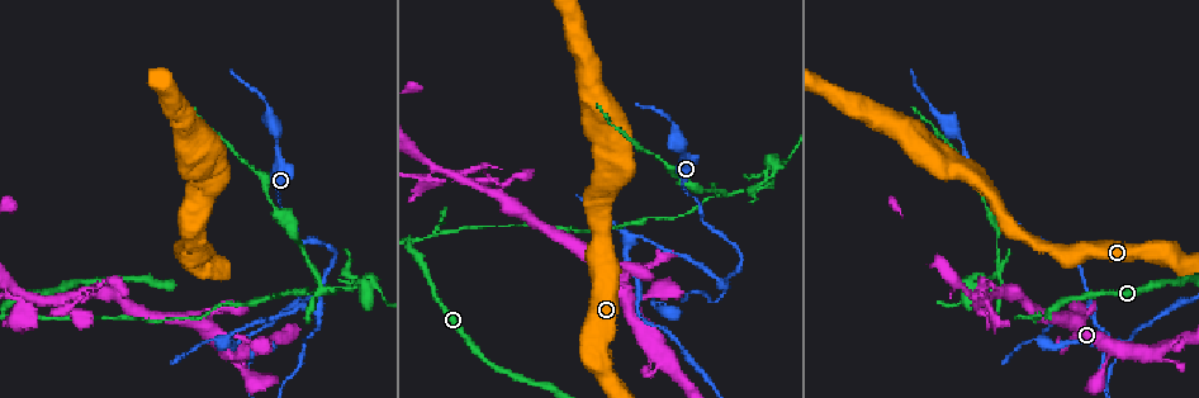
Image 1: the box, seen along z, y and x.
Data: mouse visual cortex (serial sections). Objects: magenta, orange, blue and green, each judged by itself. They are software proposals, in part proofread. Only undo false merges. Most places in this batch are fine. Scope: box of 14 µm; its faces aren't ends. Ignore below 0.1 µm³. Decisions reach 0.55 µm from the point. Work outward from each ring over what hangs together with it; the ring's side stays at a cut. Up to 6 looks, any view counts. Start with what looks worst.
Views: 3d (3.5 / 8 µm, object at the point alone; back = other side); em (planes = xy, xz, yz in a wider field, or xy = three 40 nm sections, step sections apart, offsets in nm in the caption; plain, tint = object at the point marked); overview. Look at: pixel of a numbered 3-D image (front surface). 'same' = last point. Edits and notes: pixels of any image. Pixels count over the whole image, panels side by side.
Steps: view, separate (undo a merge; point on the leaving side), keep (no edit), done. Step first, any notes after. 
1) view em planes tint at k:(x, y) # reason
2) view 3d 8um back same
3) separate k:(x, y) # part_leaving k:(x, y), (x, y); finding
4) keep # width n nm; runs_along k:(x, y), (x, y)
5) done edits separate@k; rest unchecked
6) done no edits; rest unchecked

view 3d 8um at 1:(1087, 304) # two arms in line, one across

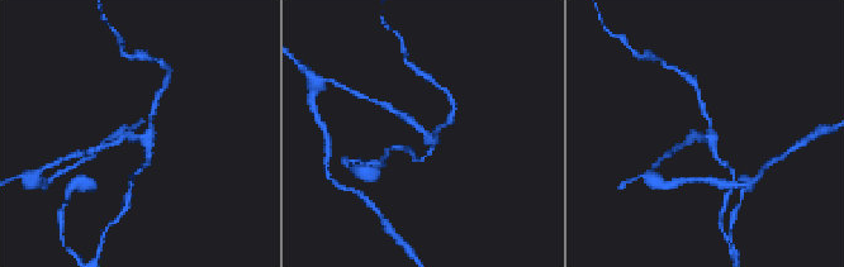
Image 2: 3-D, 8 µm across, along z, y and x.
view 3d 3.5um at 2:(430, 137) # closer look

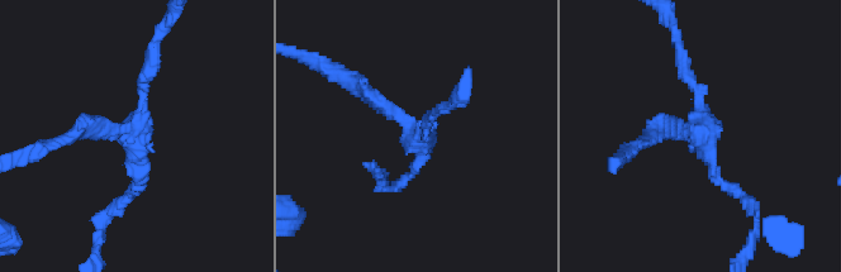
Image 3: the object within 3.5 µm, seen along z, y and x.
separate 3:(735, 187) # arms 3; part_leaving 3:(706, 151), (712, 171), (754, 209), (751, 241); a second cell is stuck on

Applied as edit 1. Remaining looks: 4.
view overview

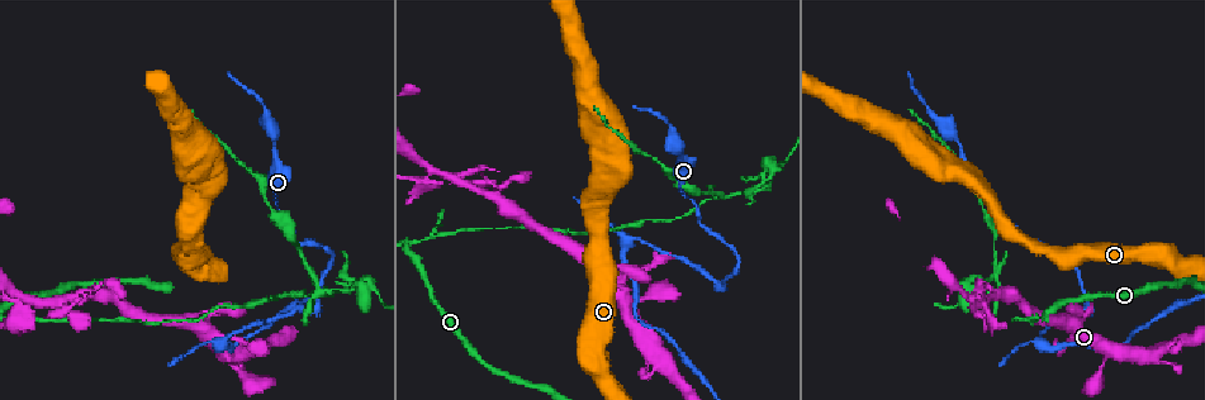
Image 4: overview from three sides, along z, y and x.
view 3d 3.5um at 4:(5, 315) # sharp bend

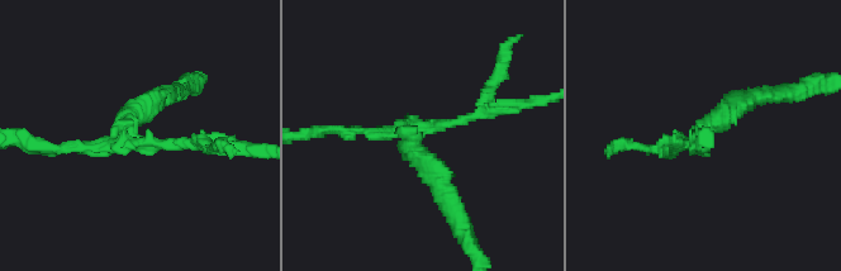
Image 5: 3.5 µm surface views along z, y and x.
view em xy step 3 tint at 5:(692, 141)

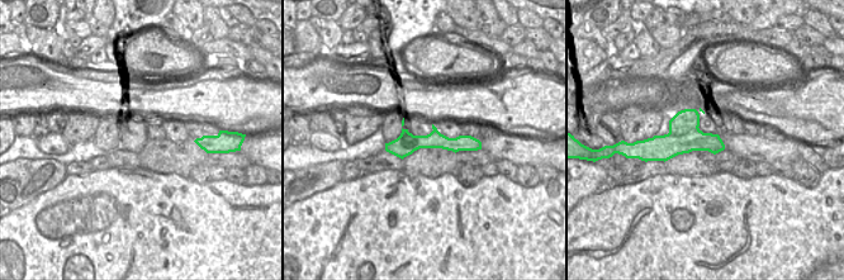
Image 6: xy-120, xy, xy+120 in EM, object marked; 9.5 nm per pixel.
separate 5:(70, 147) # width 200 nm; border 6:(698, 129), (682, 134), (669, 133); two cells meet here

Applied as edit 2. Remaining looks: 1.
view 3d 3.5um at 4:(1043, 339) # thick turns thin

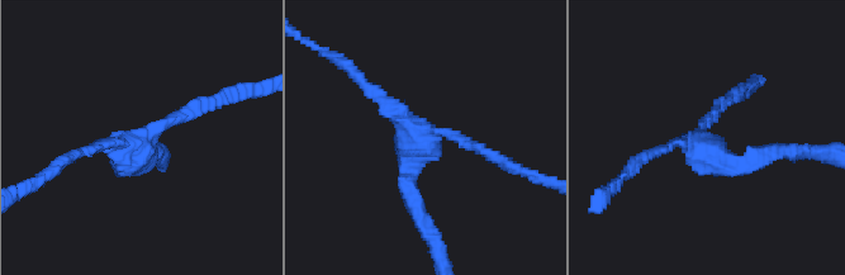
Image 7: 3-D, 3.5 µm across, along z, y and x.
keep # runs_along 7:(223, 99), (122, 157); continuous, no second cell

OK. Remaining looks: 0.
done edits separate@3, separate@5; rest unchecked

